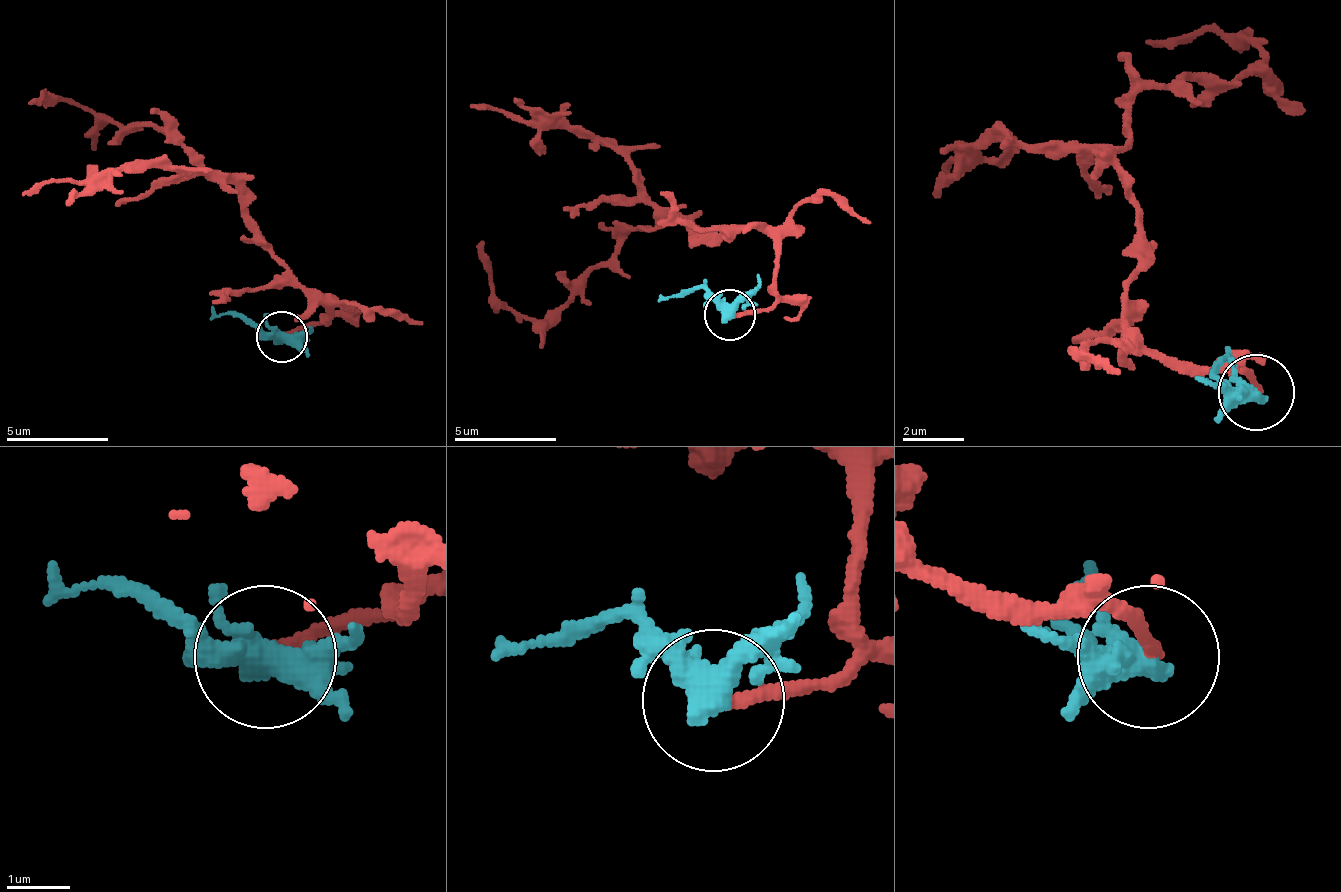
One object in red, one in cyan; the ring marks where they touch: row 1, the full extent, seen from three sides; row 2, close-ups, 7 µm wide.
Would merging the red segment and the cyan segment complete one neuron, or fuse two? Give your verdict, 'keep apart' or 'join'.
keep apart

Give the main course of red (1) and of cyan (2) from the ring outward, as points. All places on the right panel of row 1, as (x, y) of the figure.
1: (1254, 394), (1170, 371), (1124, 318), (1139, 211), (1117, 165), (1139, 89), (1261, 59), (1223, 28), (1147, 43)
2: (1254, 394), (1216, 371), (1223, 348)

